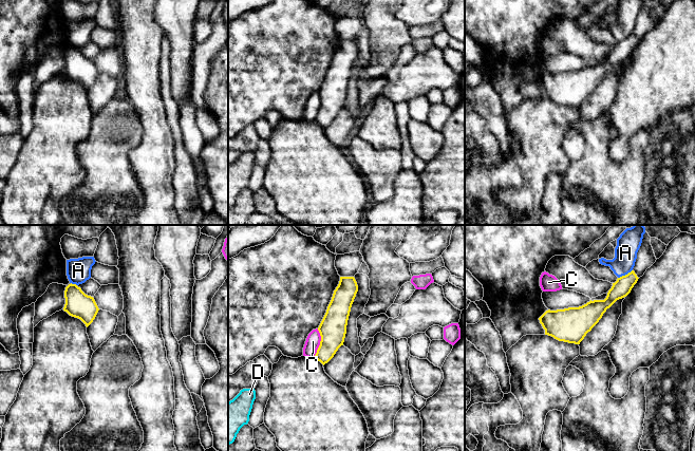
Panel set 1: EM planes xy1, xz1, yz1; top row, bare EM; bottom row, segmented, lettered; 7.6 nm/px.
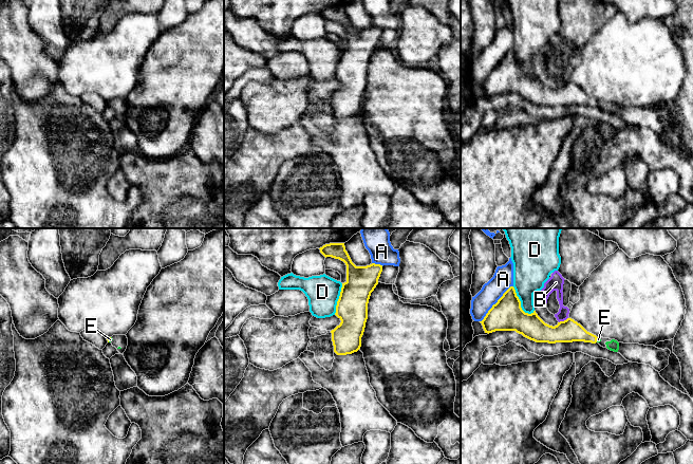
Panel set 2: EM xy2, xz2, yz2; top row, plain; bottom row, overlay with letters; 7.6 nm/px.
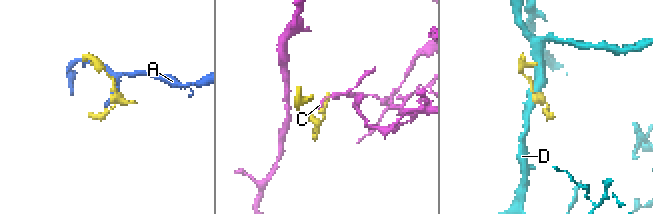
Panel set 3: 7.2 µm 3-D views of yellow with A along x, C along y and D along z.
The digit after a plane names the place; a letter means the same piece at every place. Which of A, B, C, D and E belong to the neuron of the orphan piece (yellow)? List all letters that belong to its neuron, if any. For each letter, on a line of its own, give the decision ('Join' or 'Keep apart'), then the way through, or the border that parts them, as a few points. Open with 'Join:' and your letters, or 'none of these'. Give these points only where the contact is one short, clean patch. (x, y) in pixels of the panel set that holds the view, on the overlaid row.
Join: E
A: Keep apart
B: Keep apart. Boundary: yz2 (567, 317), (559, 322)
C: Keep apart. Boundary: xz1 (318, 329), (320, 344), (313, 356)
D: Keep apart
E: Join. Path across: xy2 (108, 338), (109, 338), (110, 339)

